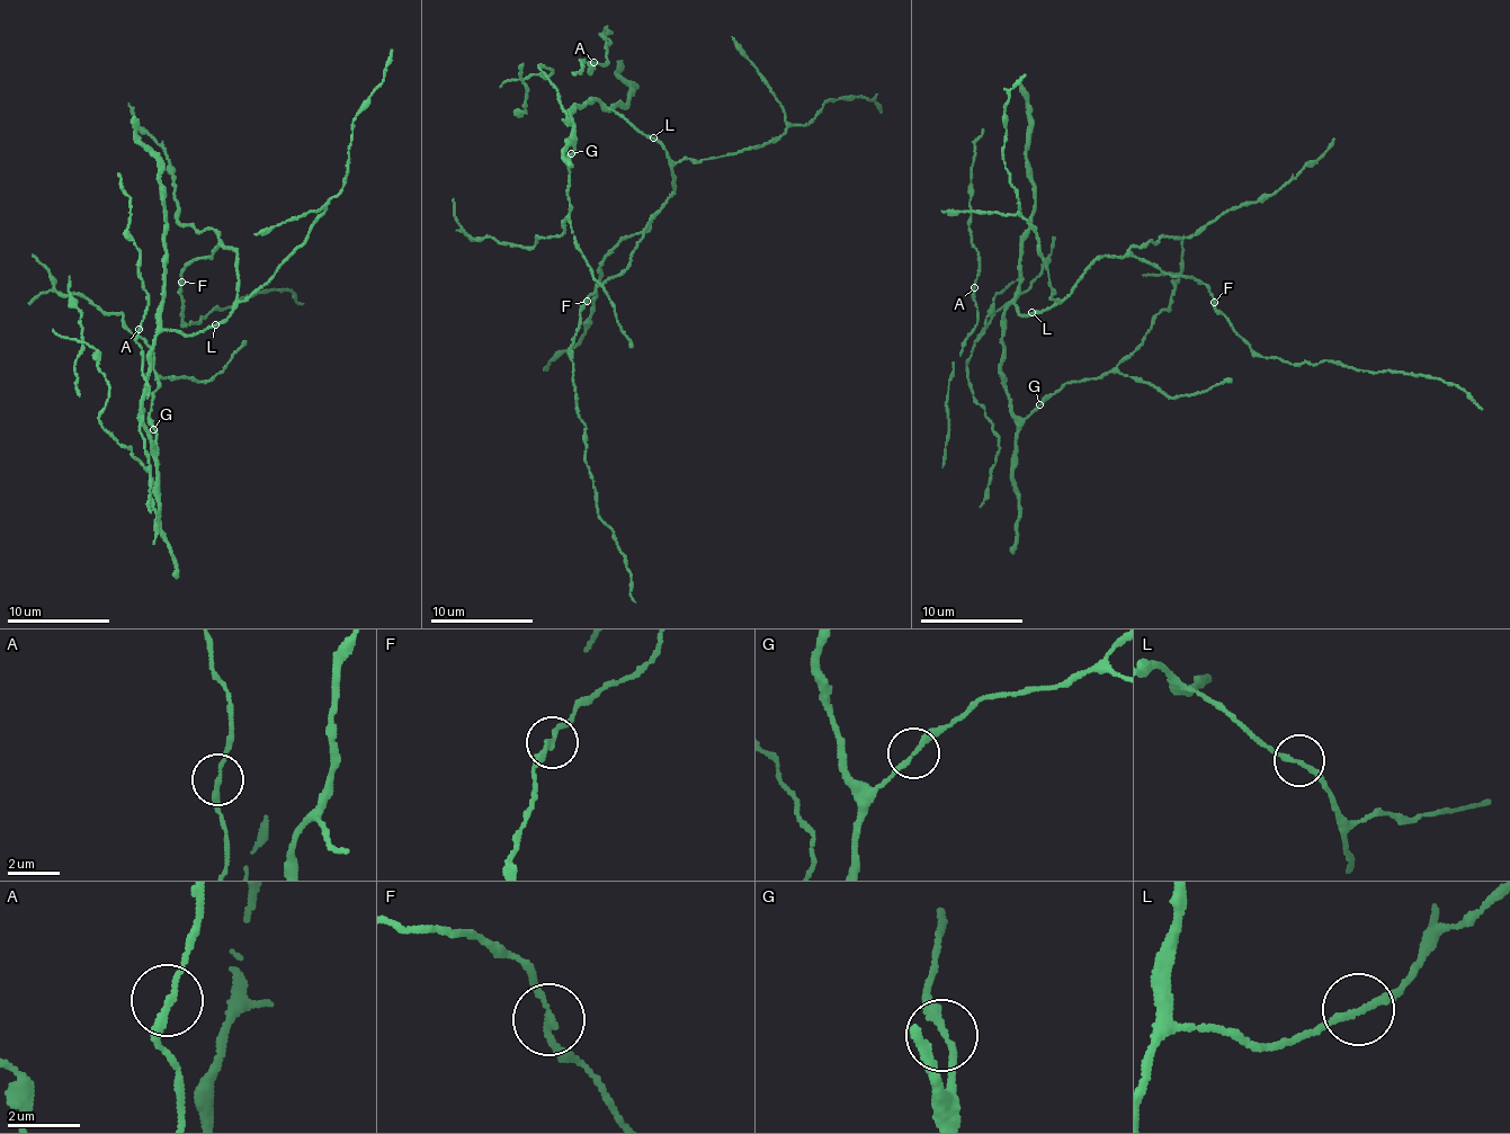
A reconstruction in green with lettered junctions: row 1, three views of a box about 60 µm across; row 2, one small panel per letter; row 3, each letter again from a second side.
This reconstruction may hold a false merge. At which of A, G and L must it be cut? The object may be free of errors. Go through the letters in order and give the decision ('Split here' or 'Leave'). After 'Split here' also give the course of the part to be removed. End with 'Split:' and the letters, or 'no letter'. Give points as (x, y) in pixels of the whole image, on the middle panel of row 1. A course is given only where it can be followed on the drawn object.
A: Leave
G: Leave
L: Leave
Split: no letter

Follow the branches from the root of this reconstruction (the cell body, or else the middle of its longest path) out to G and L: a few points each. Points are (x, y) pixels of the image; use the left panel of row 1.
G: (232, 313), (196, 332), (164, 330), (155, 337), (141, 416), (153, 447), (153, 428)
L: (232, 313), (215, 324)

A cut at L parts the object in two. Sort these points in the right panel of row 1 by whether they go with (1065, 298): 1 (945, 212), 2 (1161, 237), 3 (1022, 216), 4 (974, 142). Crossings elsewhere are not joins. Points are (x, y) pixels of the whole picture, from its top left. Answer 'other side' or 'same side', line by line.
1: same side
2: same side
3: same side
4: other side

